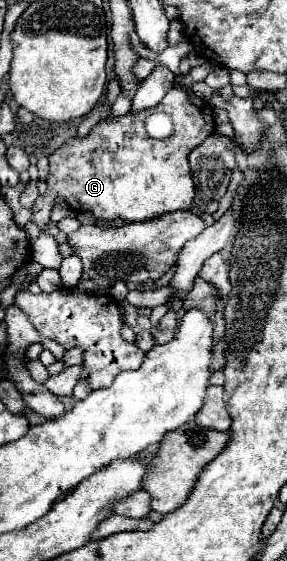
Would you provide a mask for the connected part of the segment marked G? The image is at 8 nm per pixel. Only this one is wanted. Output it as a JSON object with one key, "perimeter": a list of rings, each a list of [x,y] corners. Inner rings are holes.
{"perimeter":[[[183,89],[169,91],[163,97],[163,103],[153,109],[137,115],[129,113],[115,121],[101,121],[87,137],[73,137],[65,141],[49,157],[51,169],[47,175],[47,193],[37,197],[31,219],[39,227],[45,227],[49,223],[55,197],[63,197],[77,213],[93,213],[95,219],[105,221],[123,219],[125,223],[149,221],[165,213],[191,209],[195,184],[188,155],[193,147],[203,143],[203,139],[213,133],[213,129],[213,109],[209,103],[201,109],[195,101],[195,93]],[[155,111],[165,111],[173,119],[173,133],[161,141],[149,137],[145,131],[145,119]]]}

